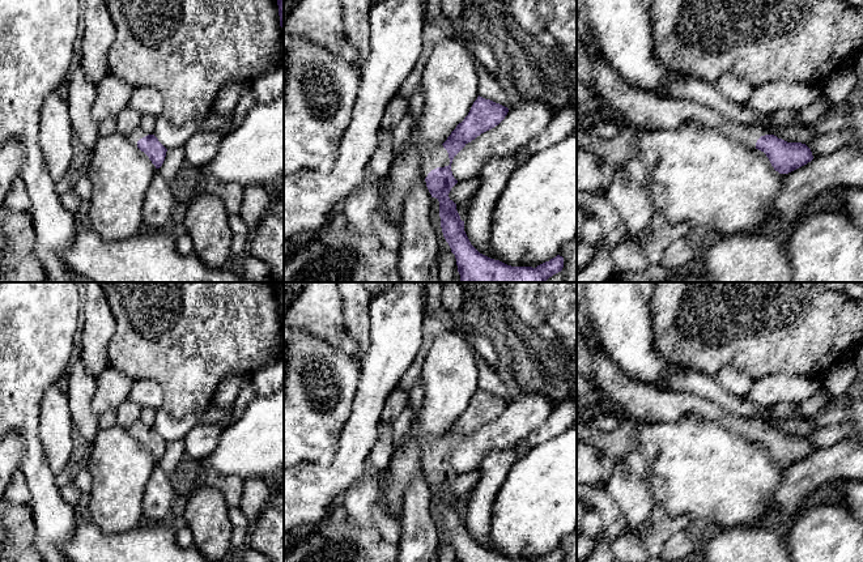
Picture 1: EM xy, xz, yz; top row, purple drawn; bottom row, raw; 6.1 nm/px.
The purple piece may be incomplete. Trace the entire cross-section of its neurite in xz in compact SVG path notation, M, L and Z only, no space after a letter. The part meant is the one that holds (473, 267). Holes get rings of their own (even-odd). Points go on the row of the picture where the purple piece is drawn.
M479 95L447 140L422 153L426 187L439 201L442 233L455 255L460 282L545 282L564 268L560 255L532 268L511 267L480 254L464 231L456 204L448 197L458 183L451 171L454 157L477 136L498 125L507 112L507 107Z

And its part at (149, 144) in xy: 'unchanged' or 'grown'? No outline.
grown

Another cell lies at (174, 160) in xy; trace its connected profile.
M178 146L174 149L169 149L166 152L166 157L162 166L157 169L157 173L160 173L167 183L171 183L180 171L180 169L183 167L183 163L184 163L184 148Z

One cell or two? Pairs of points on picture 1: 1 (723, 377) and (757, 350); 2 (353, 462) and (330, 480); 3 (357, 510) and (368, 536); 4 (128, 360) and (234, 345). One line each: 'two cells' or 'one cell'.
1: two cells
2: one cell
3: two cells
4: one cell

